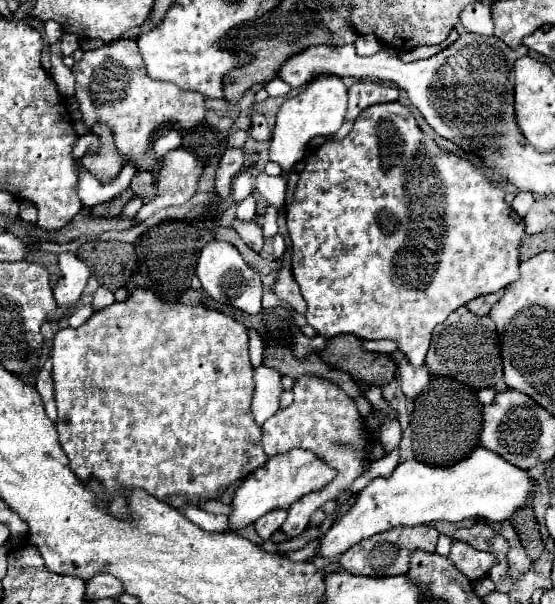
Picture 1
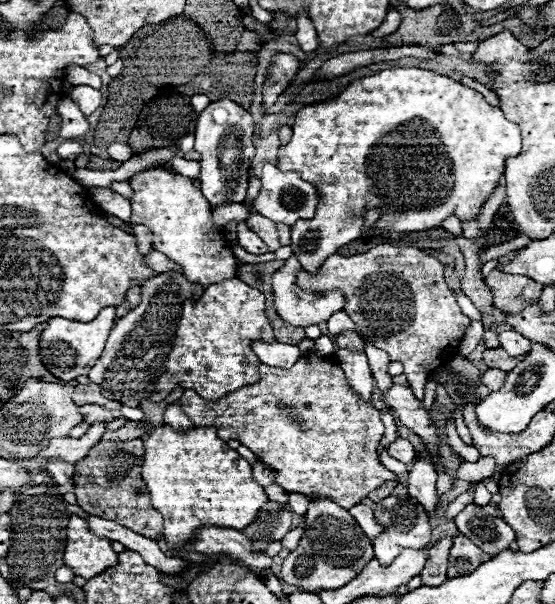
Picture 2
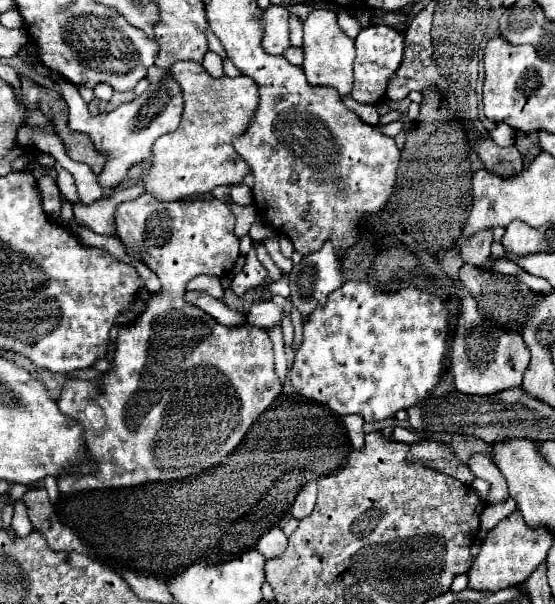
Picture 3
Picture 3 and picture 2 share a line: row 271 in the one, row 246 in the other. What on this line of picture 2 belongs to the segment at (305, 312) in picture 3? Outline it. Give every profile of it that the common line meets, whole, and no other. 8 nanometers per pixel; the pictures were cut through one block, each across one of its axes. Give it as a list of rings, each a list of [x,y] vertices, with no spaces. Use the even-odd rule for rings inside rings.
[[[390,68],[354,80],[338,96],[304,106],[296,114],[292,130],[292,140],[278,148],[278,168],[300,172],[318,190],[320,200],[314,218],[298,220],[292,226],[292,250],[308,272],[316,272],[330,254],[360,238],[366,224],[360,216],[362,210],[378,208],[382,216],[376,228],[394,232],[430,230],[450,216],[462,222],[474,220],[494,194],[506,158],[518,156],[522,150],[520,128],[506,120],[500,108],[490,106],[476,90],[422,68]]]

